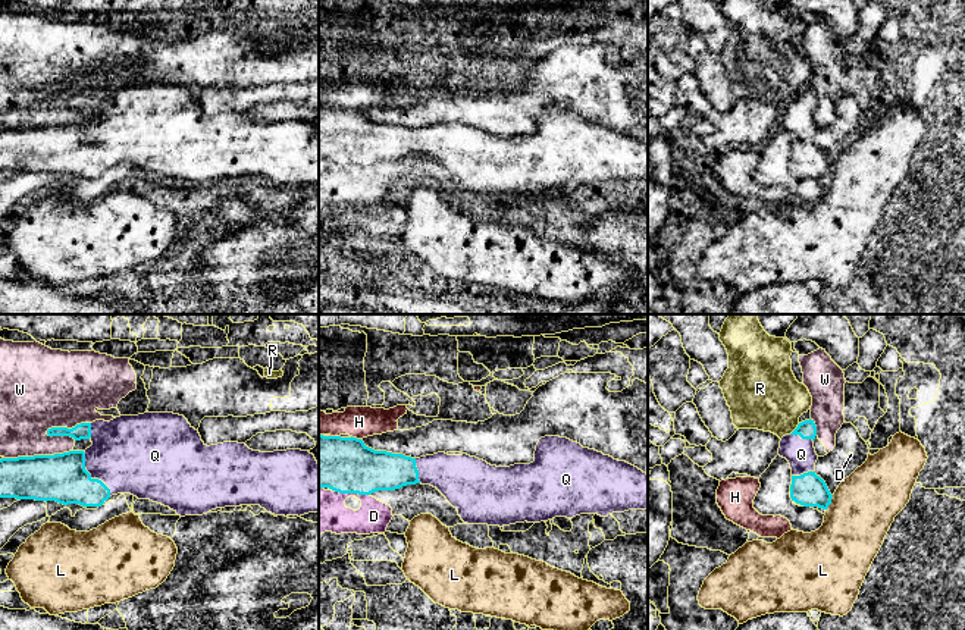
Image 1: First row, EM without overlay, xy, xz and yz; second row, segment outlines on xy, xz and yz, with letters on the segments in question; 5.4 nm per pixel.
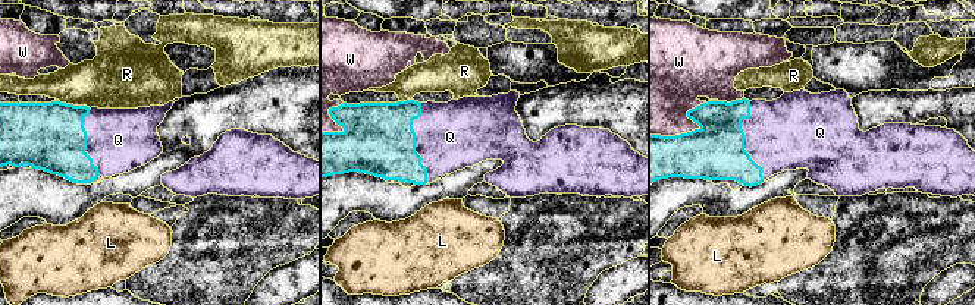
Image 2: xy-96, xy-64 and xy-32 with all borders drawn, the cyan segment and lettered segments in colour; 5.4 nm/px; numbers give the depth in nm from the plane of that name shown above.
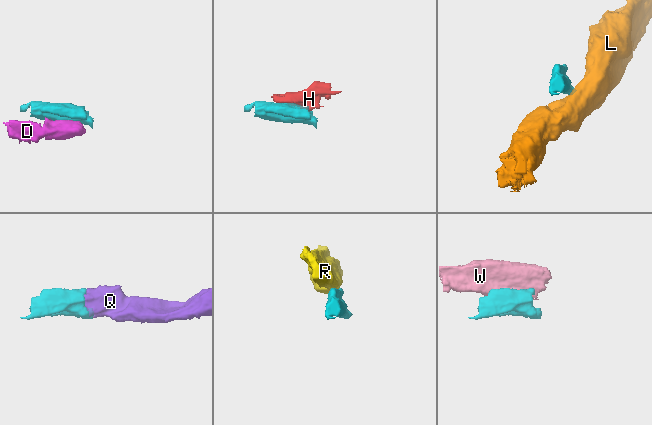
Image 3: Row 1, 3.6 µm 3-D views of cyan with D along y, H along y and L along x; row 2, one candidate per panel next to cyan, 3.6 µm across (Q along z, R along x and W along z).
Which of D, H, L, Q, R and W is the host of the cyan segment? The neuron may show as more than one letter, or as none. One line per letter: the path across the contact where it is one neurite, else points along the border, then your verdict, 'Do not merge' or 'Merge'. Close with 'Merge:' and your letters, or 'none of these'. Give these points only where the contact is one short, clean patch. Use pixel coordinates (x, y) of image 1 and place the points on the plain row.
D: Boundary: xz (335, 162), (369, 166). Do not merge
H: Boundary: xz (351, 106), (360, 110). Do not merge
L: Boundary: yz (833, 166), (826, 181). Do not merge
Q: Merge
R: Boundary: yz (799, 94), (789, 104). Do not merge
W: Do not merge
Merge: Q

